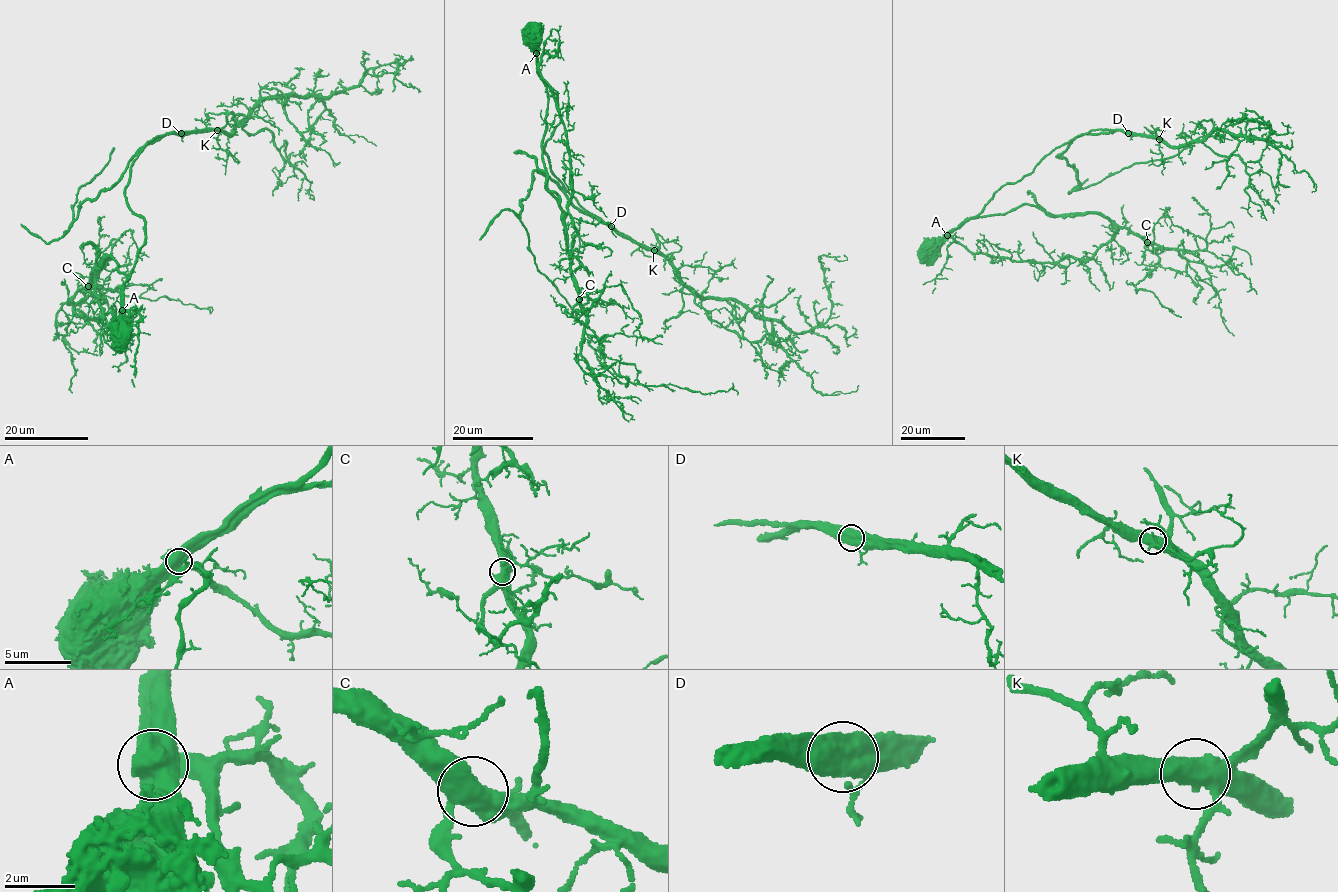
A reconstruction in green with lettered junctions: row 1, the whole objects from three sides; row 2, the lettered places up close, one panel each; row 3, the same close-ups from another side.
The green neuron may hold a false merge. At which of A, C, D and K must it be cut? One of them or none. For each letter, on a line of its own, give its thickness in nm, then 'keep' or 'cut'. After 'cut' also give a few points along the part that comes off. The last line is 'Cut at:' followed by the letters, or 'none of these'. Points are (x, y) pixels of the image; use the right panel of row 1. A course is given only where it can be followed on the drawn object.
A: 650 nm | cut | (947, 235), (1025, 204), (1101, 213), (1117, 229), (1087, 260), (1032, 263), (973, 253), (950, 236), (932, 293)
C: 550 nm | keep
D: 500 nm | keep
K: 500 nm | keep
Cut at: A

